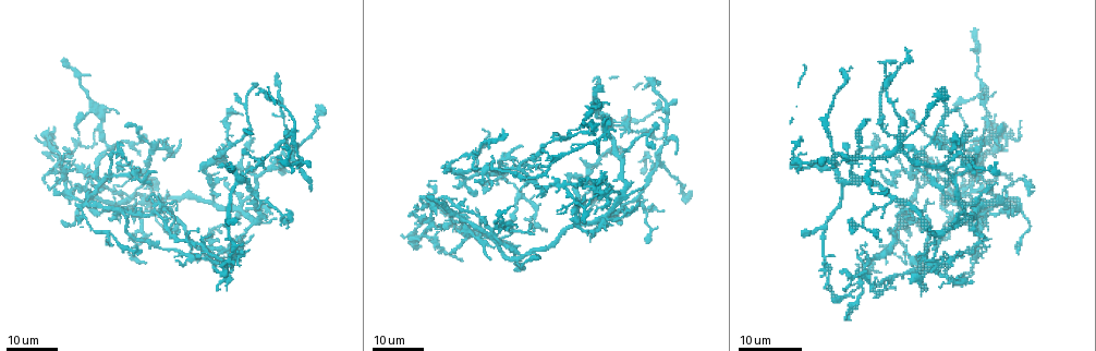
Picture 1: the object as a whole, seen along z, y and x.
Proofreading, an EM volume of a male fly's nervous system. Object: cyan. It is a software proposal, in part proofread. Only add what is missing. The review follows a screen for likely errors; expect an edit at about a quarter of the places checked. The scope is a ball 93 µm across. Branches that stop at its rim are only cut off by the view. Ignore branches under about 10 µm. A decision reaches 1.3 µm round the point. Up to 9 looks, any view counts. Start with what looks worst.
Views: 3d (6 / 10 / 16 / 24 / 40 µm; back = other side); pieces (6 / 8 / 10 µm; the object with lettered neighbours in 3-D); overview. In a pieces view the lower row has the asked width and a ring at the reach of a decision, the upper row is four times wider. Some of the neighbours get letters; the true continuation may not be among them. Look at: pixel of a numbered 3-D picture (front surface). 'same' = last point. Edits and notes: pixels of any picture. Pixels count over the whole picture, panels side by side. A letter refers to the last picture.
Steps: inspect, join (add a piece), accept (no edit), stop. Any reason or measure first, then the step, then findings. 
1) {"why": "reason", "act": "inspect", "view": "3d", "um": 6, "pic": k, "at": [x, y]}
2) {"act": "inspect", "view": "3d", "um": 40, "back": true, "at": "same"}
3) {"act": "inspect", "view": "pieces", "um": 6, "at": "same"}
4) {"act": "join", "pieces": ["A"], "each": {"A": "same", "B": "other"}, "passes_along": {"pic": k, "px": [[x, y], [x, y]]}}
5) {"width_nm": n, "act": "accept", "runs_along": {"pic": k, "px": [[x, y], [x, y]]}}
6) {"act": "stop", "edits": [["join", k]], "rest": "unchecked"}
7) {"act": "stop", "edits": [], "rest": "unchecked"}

{"why": "branch stops here", "act": "inspect", "view": "3d", "um": 24, "pic": 1, "at": [490, 257]}

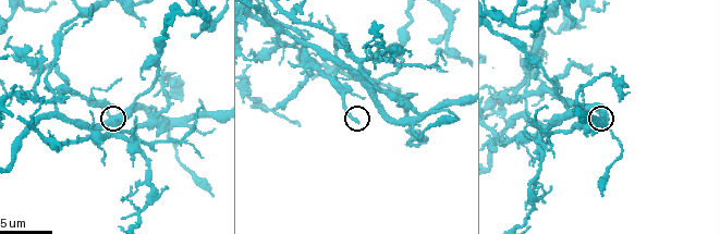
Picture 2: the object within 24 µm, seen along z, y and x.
{"act": "inspect", "view": "3d", "um": 6, "pic": 2, "at": [356, 122]}

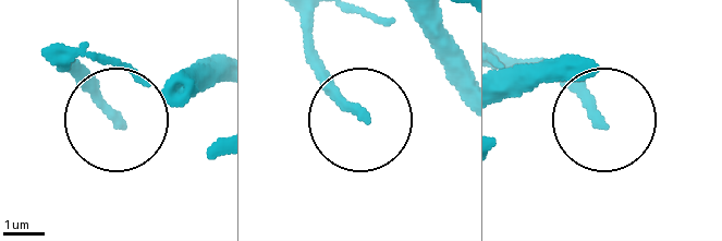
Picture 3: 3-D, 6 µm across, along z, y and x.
{"why": "what lies round it", "act": "inspect", "view": "pieces", "um": 8, "pic": 3, "at": [596, 121]}

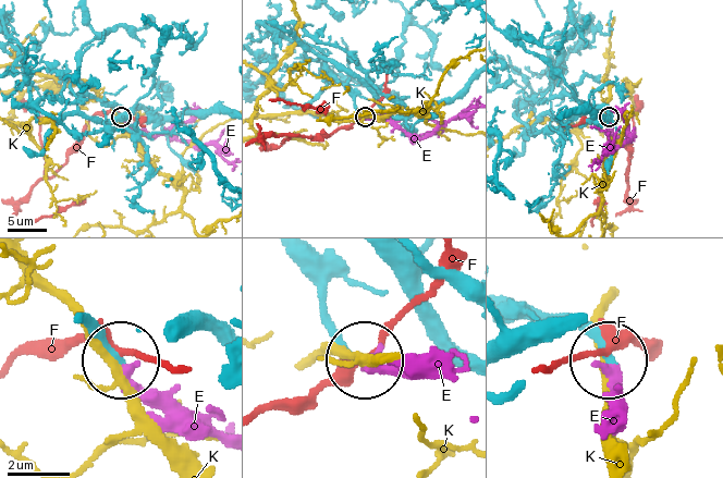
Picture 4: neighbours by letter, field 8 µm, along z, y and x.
{"width_nm": 210, "act": "join", "pieces": ["E"], "each": {"E": "same", "F": "other", "K": "other"}, "found": "it goes on there"}

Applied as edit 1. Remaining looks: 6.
{"act": "inspect", "view": "3d", "um": 16, "pic": 1, "at": [108, 218]}

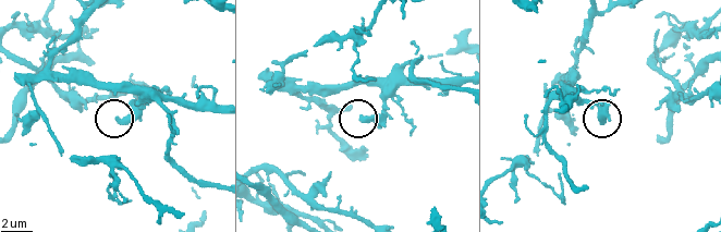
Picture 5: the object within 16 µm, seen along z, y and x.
{"act": "inspect", "view": "pieces", "um": 8, "pic": 5, "at": [360, 119]}

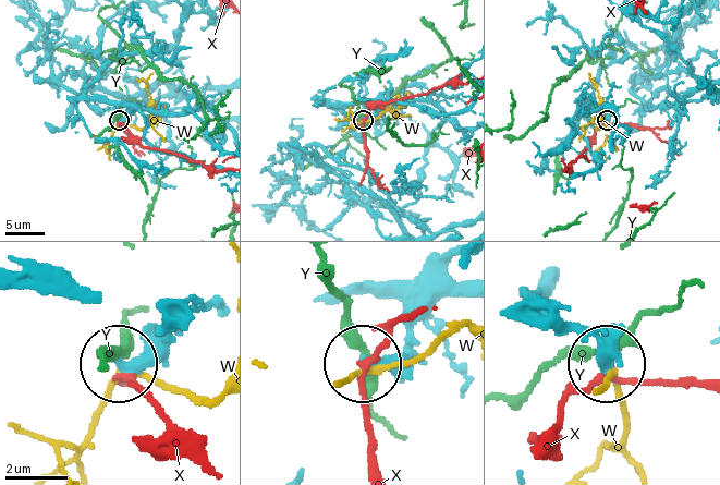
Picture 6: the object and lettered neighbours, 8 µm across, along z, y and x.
{"width_nm": 370, "act": "accept", "each": {"W": "other", "X": "other", "Y": "other"}, "runs_along": {"pic": 6, "px": [[460, 290], [398, 353], [361, 361]]}, "found": "no lettered piece goes on from it"}

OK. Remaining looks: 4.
{"why": "free end", "act": "inspect", "view": "pieces", "um": 10, "pic": 2, "at": [191, 35]}

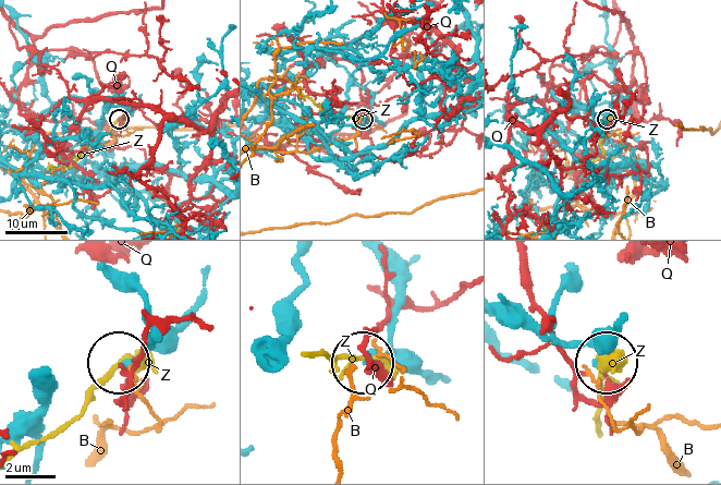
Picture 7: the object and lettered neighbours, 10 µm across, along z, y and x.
{"act": "accept", "each": {"B": "other", "Q": "other", "Z": "other"}, "found": "none of them fits"}

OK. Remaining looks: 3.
{"why": "free end", "act": "inspect", "view": "pieces", "um": 6, "pic": 2, "at": [425, 136]}

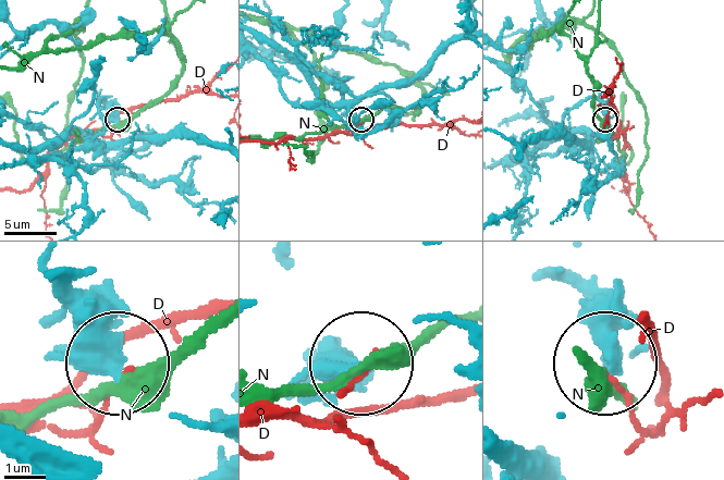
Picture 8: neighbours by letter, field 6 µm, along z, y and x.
{"width_nm": 440, "act": "accept", "each": {"D": "other", "N": "other"}, "runs_along": {"pic": 8, "px": [[174, 137], [102, 147], [102, 98], [117, 118]]}, "found": "none of them fits"}

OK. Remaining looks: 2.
{"act": "stop", "edits": [["join", 4]], "rest": "unchecked"}

